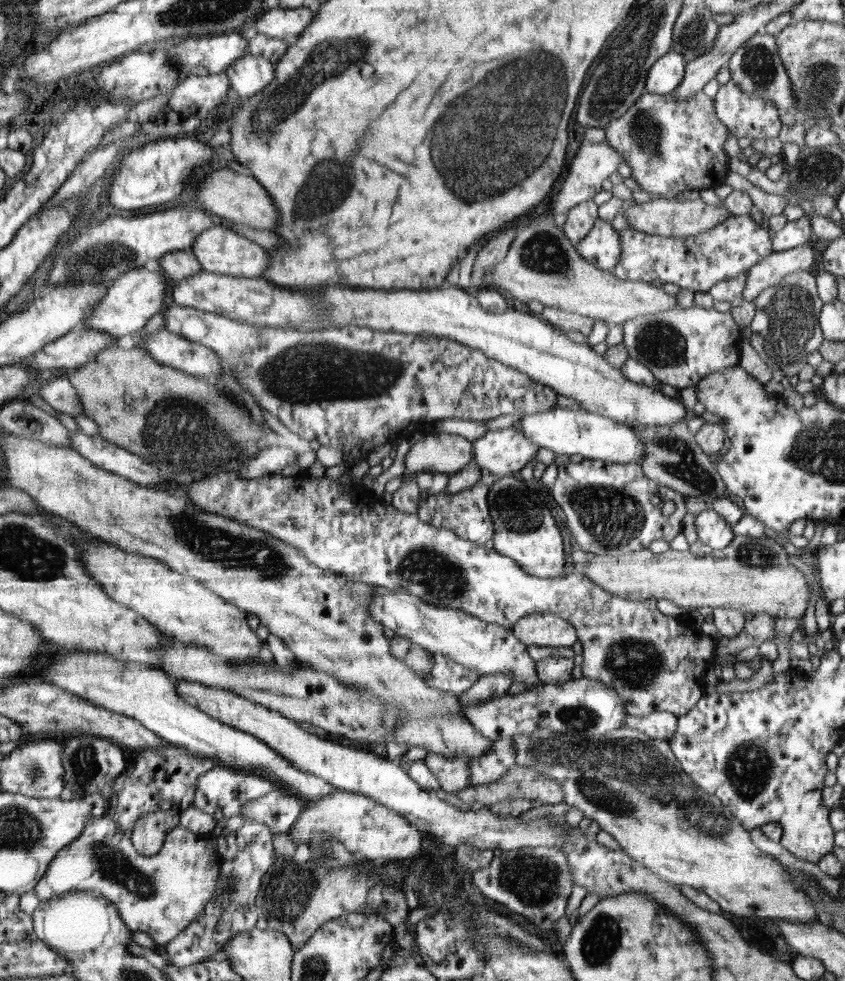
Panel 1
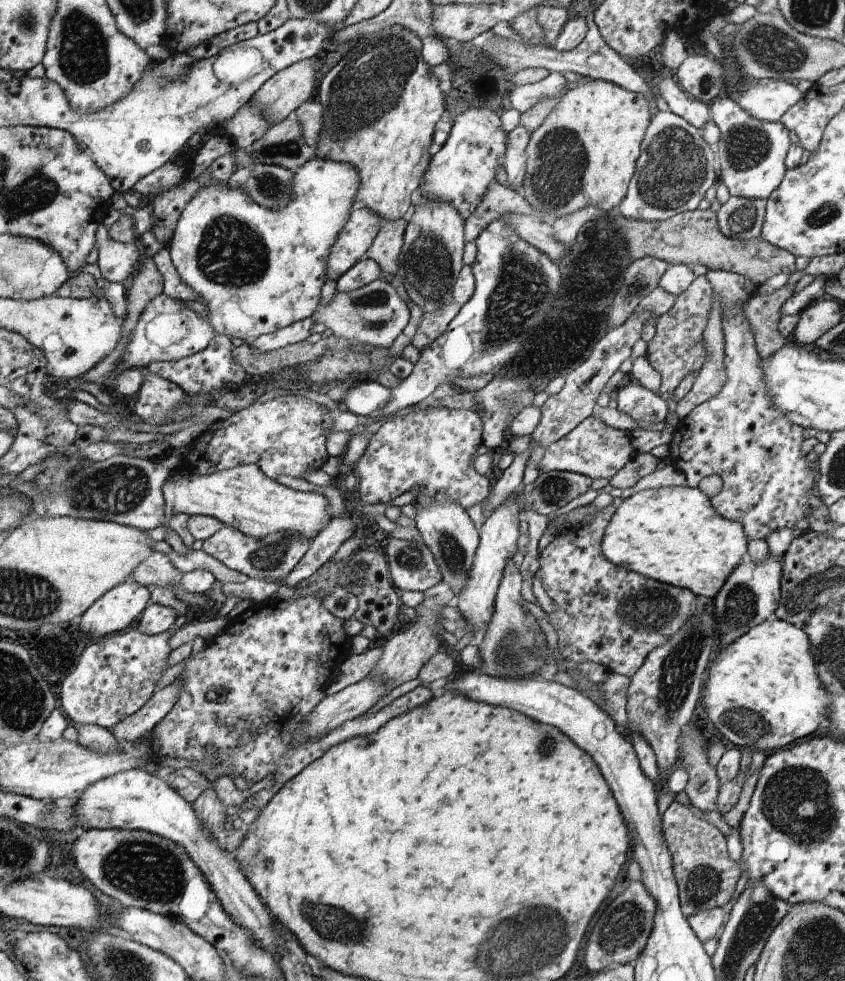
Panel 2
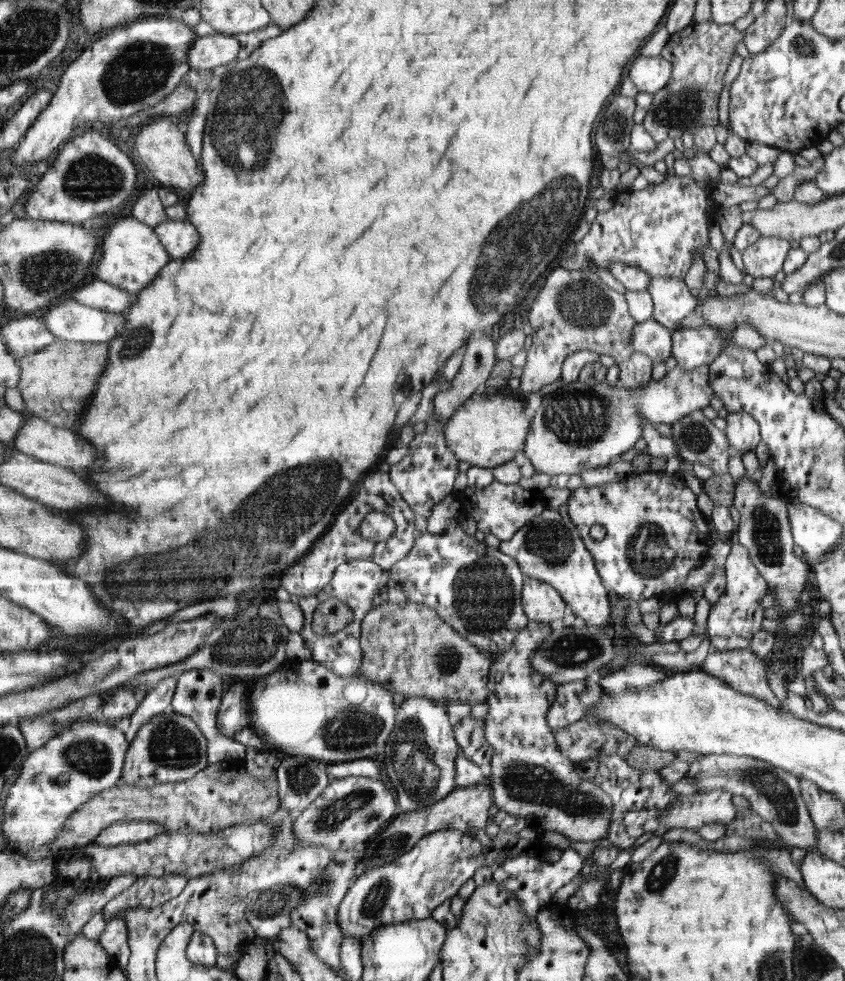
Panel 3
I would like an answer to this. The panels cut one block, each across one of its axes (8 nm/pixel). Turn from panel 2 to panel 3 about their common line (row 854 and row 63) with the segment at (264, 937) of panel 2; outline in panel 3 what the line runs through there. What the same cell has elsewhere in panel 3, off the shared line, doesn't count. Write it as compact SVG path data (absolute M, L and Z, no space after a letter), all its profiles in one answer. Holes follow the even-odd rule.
M216 33L198 36L189 50L190 66L202 70L222 71L242 56L240 41L235 35Z

